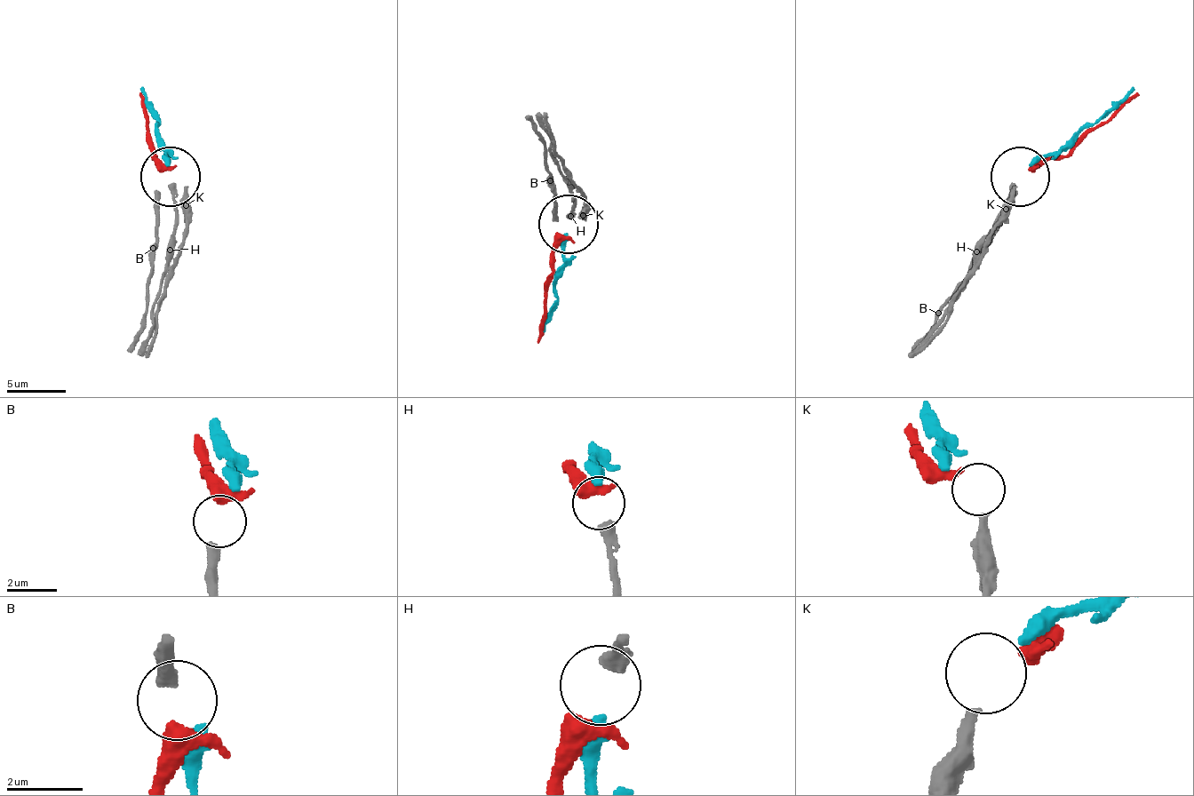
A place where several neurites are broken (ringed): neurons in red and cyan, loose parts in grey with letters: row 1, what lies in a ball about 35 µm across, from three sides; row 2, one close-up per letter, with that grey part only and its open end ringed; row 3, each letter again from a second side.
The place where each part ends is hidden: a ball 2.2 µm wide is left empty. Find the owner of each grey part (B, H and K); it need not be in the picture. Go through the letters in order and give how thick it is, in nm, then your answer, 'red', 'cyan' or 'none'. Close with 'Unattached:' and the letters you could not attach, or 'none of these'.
B: calibre 360 nm; red
H: calibre 420 nm; cyan
K: calibre 360 nm; none
Unattached: K

